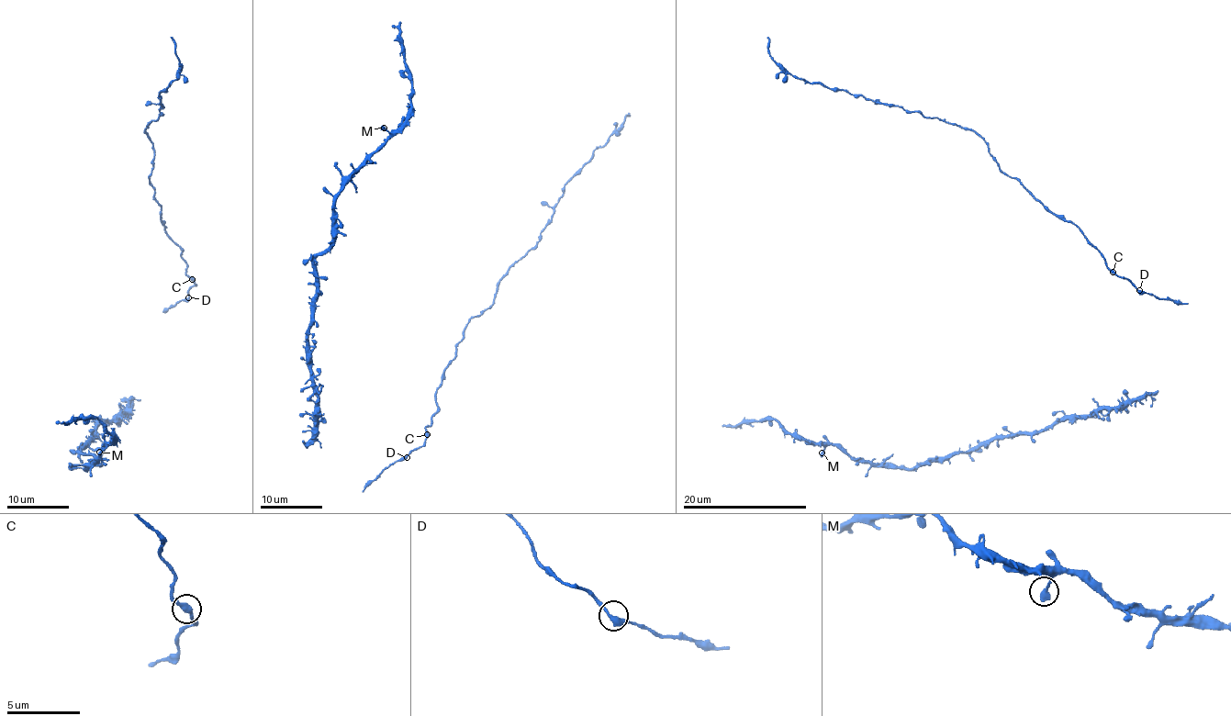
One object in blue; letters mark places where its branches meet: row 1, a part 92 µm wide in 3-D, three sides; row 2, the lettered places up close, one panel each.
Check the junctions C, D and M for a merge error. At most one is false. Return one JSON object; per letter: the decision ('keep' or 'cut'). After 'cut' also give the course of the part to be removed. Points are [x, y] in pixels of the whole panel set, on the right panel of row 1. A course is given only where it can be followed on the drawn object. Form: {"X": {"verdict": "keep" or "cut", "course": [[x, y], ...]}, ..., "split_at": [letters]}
{"C": {"verdict": "keep"}, "D": {"verdict": "keep"}, "M": {"verdict": "keep"}, "split_at": []}

